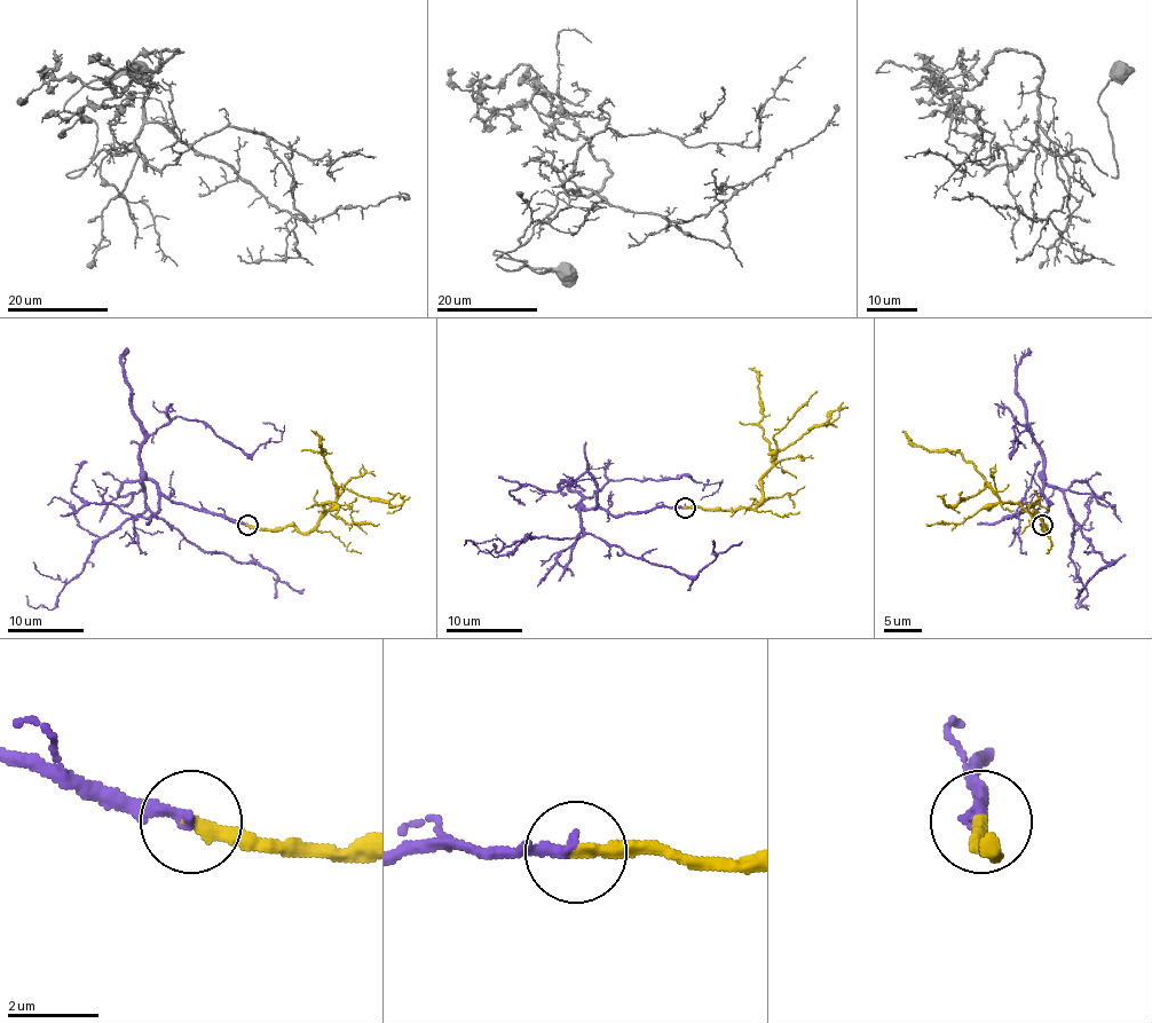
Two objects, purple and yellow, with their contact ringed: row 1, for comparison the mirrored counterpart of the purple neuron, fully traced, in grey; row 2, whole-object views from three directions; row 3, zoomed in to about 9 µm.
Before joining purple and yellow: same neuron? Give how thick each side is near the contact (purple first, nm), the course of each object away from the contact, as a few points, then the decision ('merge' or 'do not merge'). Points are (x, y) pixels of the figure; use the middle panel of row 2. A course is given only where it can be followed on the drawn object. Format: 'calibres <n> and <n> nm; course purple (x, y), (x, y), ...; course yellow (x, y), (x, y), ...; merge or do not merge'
calibres 280 and 320 nm; course purple (685, 508), (610, 516), (588, 508), (581, 510), (582, 528), (645, 561), (696, 576), (741, 542); course yellow (685, 508), (735, 511), (755, 508), (763, 498), (774, 455), (763, 435), (757, 374), (749, 368); merge

